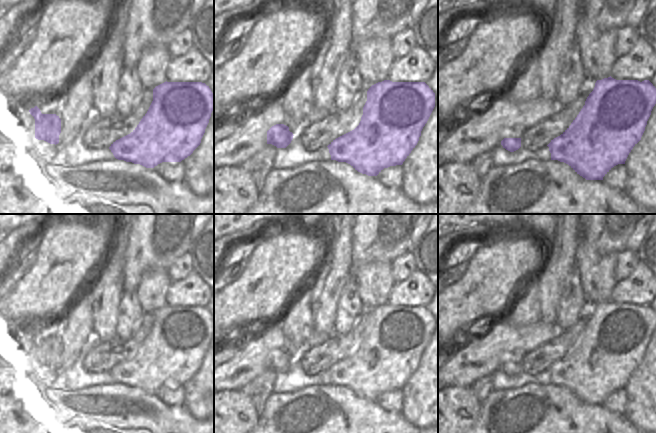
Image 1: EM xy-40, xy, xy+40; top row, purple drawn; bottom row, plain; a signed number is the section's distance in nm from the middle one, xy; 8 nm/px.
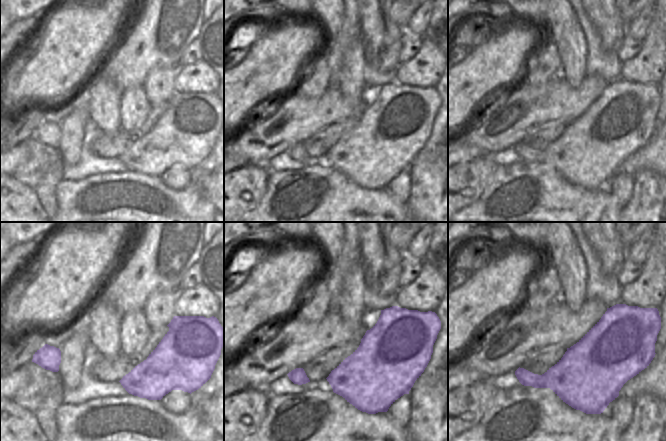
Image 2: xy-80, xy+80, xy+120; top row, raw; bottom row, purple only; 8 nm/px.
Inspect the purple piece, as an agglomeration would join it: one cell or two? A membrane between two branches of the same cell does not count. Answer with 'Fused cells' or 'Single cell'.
Single cell

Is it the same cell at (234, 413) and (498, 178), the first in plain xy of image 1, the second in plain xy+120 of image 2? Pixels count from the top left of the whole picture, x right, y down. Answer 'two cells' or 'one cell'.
two cells

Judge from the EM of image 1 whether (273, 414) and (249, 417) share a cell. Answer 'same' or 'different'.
different

